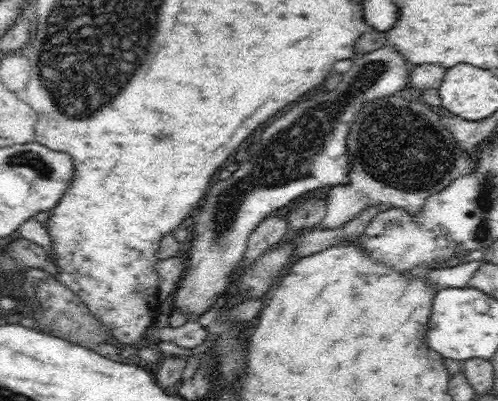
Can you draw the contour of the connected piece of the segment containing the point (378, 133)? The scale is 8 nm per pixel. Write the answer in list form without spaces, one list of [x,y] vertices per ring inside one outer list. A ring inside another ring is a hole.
[[[399,94],[364,104],[347,135],[352,163],[349,184],[330,189],[323,203],[323,228],[334,230],[367,206],[386,205],[386,209],[402,208],[415,215],[429,196],[450,186],[464,172],[470,174],[468,154],[430,108],[418,97],[410,101]]]

